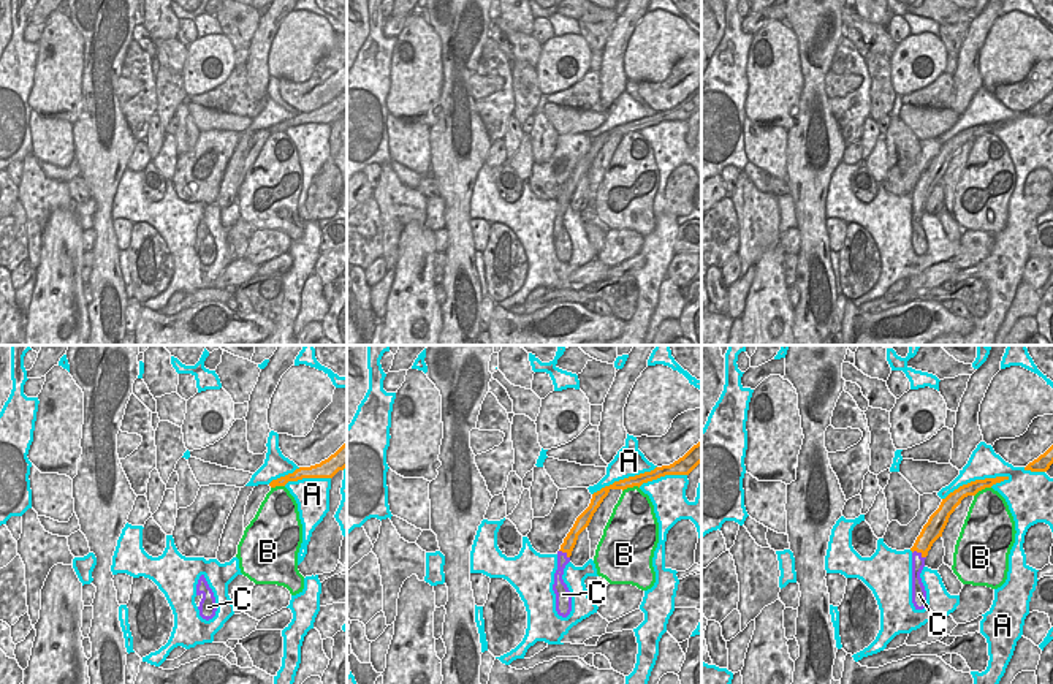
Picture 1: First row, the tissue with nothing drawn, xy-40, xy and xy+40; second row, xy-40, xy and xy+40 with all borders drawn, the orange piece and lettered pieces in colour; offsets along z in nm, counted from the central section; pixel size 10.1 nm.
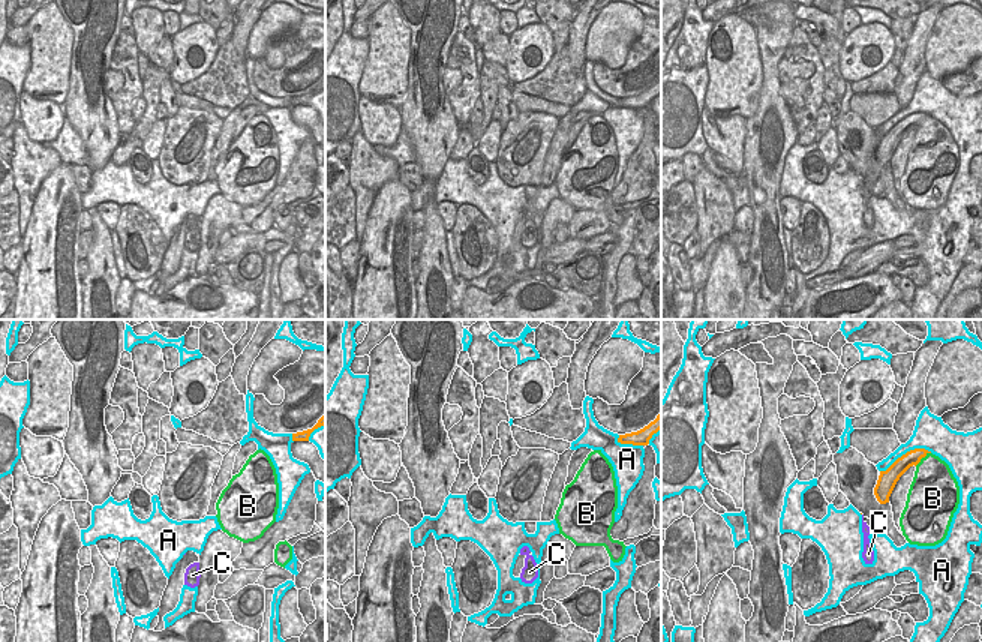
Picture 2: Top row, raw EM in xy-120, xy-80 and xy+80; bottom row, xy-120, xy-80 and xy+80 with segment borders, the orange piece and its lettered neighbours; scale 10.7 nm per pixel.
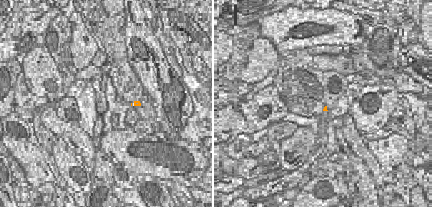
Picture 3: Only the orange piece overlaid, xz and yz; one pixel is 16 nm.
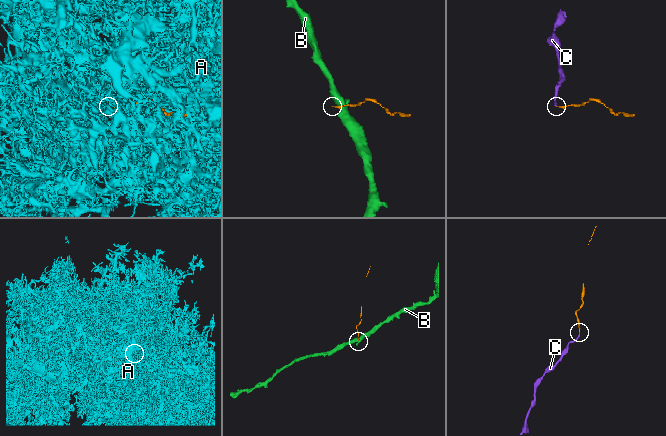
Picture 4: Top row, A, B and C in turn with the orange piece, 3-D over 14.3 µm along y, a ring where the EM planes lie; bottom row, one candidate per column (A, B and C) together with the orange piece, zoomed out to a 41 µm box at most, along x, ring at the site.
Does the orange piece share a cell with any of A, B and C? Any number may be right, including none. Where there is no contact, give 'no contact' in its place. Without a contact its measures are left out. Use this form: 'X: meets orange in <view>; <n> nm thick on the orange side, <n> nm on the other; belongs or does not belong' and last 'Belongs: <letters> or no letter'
A: meets orange in xy+40; 140 nm thick on the orange side, 320 nm on the other; does not belong
B: meets orange in xy; 120 nm thick on the orange side, 380 nm on the other; does not belong
C: meets orange in xy+40; 200 nm thick on the orange side, 130 nm on the other; does not belong
Belongs: no letter

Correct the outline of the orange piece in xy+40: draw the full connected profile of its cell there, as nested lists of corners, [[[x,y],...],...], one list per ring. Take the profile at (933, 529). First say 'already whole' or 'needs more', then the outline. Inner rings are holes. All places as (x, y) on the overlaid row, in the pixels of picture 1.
already whole; [[[1009,477],[975,480],[950,492],[945,499],[942,499],[939,508],[929,516],[928,522],[923,526],[910,551],[917,551],[922,554],[922,557],[926,557],[933,543],[939,537],[942,537],[950,515],[961,504],[961,500],[967,496],[975,496],[979,491],[991,488],[993,484],[1001,483],[1004,480],[1009,480]]]

